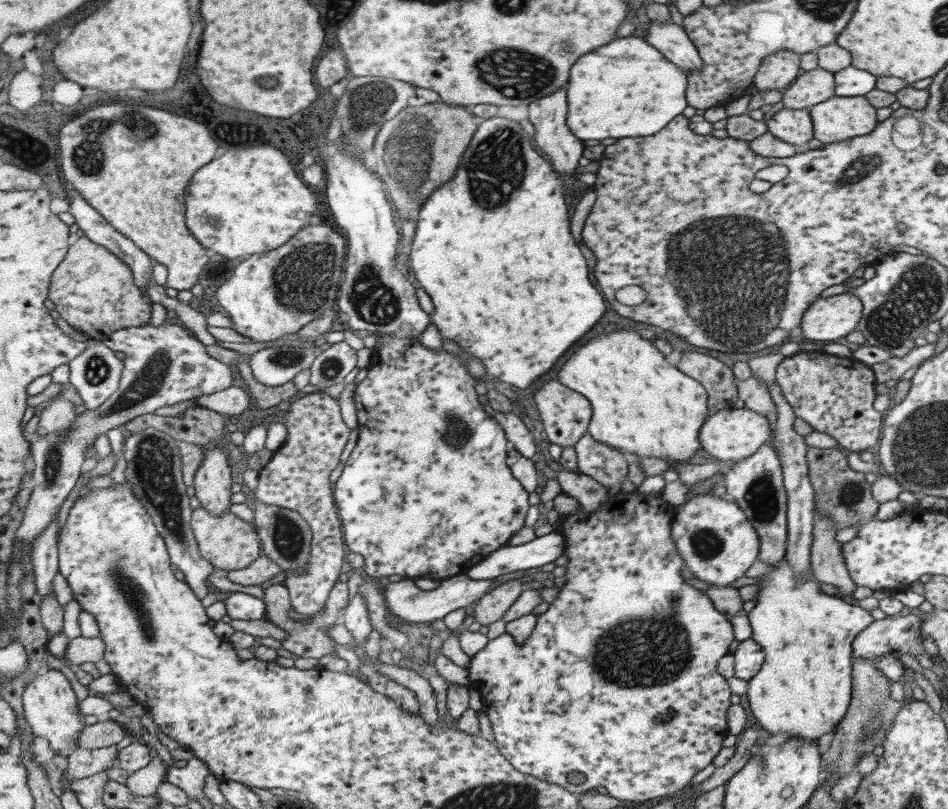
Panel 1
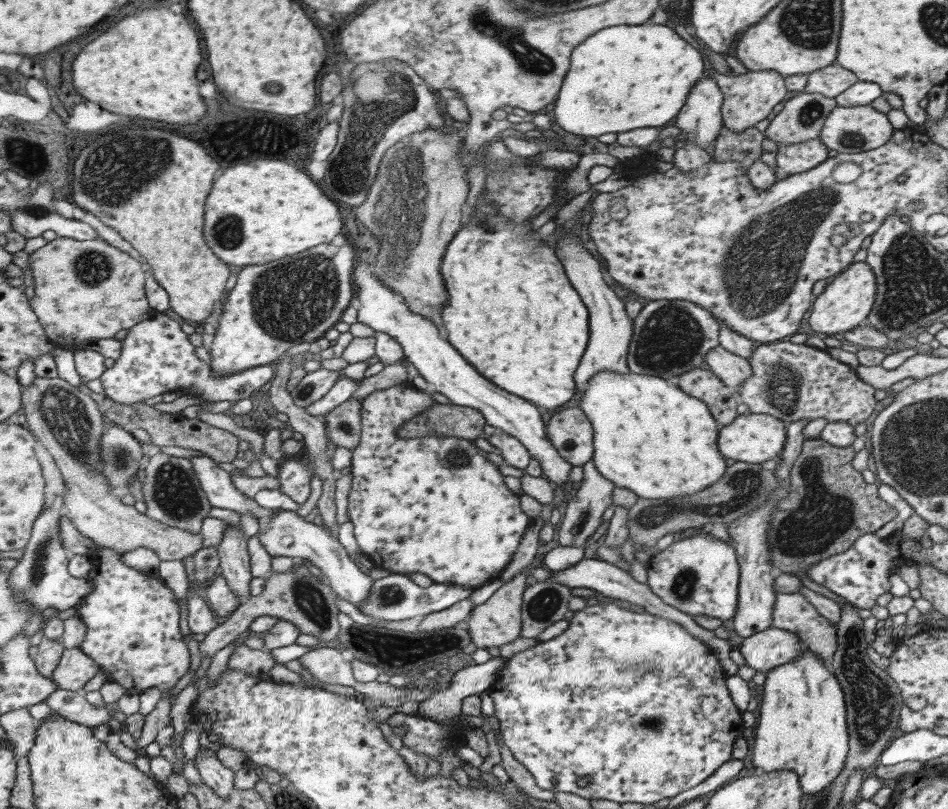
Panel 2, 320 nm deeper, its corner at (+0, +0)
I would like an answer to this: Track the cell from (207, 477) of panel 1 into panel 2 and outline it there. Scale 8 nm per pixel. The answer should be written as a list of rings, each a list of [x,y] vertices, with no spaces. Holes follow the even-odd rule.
[[[226,523],[224,535],[216,547],[220,576],[230,584],[231,593],[244,602],[250,598],[249,582],[252,580],[246,542],[247,537],[242,531]]]

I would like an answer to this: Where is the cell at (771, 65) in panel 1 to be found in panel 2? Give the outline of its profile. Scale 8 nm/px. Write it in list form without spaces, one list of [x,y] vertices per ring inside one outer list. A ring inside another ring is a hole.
[[[715,70],[710,71],[711,78],[717,83],[722,95],[721,119],[723,127],[733,133],[741,133],[763,119],[772,112],[773,107],[779,104],[787,89],[784,77],[772,70],[747,71],[741,75],[723,75]]]

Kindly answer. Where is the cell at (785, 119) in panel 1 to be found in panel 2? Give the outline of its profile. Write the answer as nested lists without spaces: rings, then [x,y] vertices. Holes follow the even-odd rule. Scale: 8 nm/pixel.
[[[818,139],[805,141],[805,143],[780,144],[777,147],[775,161],[780,171],[785,171],[787,176],[795,175],[811,168],[827,159],[829,149]]]

